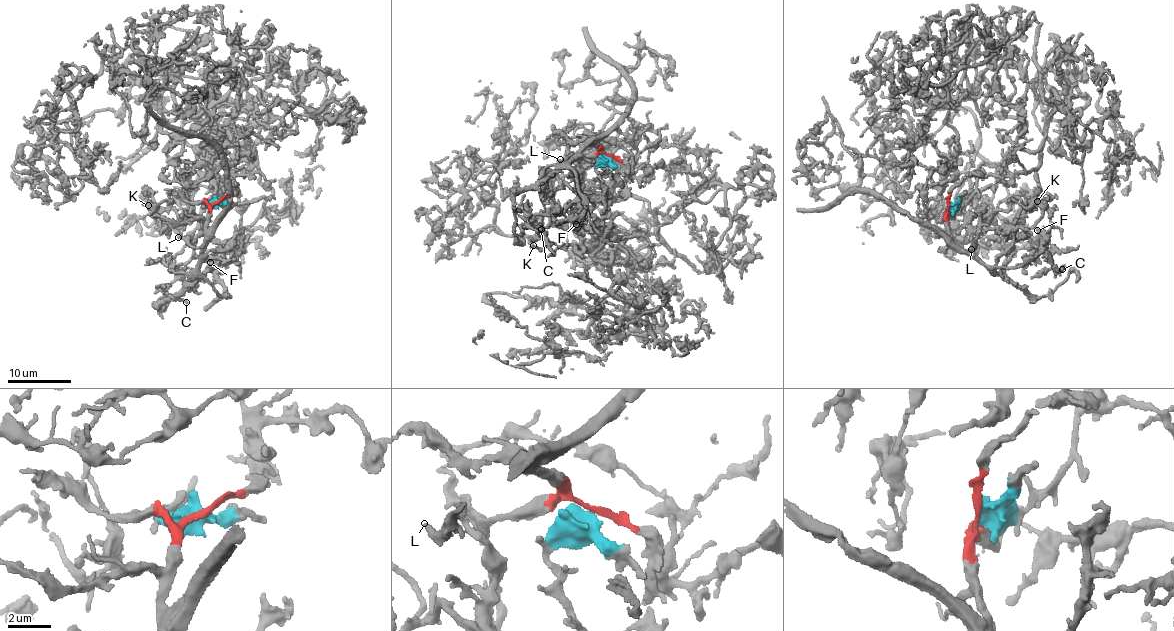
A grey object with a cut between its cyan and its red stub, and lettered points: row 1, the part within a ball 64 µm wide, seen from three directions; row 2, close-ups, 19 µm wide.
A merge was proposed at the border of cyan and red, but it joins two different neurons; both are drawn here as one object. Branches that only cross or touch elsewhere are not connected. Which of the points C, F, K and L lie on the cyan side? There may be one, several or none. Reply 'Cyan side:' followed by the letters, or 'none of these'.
Cyan side: C, K

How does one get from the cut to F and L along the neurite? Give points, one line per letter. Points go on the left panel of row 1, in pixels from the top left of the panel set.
F: (216, 200), (212, 205), (203, 250), (204, 256), (199, 270), (219, 296), (227, 295), (210, 262)
L: (216, 200), (201, 245), (193, 247), (178, 238)

